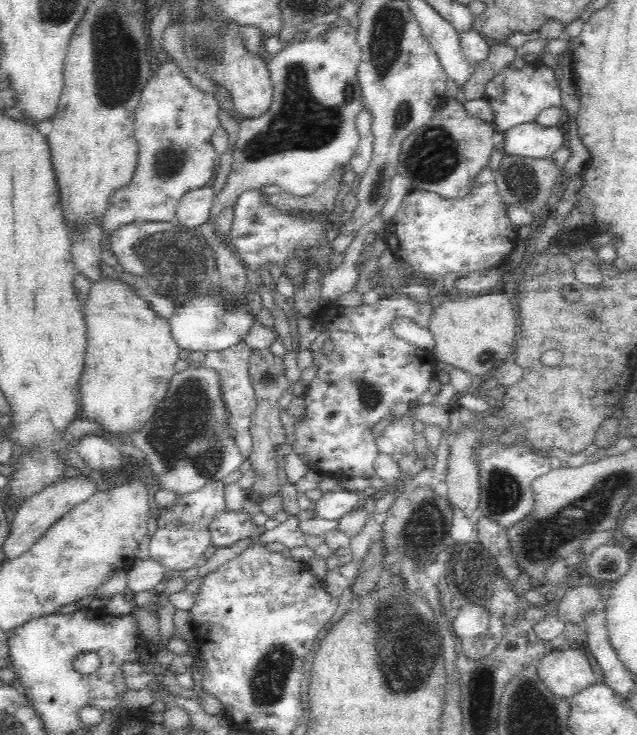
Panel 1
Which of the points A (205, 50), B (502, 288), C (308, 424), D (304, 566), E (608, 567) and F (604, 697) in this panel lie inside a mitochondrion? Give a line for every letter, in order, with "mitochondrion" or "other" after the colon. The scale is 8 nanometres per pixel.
A: mitochondrion
B: other
C: other
D: other
E: other
F: other

